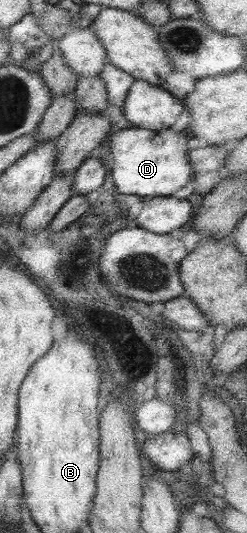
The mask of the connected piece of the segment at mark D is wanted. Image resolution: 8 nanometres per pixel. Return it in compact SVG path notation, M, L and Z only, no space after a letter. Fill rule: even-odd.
M128 127L116 130L109 141L108 159L111 161L111 182L119 194L135 194L139 197L166 197L179 188L183 188L193 177L192 167L189 165L185 143L191 138L187 130L173 132L171 127L165 130L145 130L139 127Z

